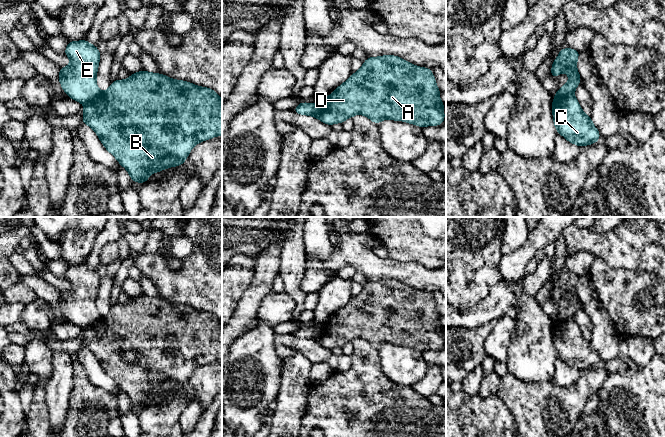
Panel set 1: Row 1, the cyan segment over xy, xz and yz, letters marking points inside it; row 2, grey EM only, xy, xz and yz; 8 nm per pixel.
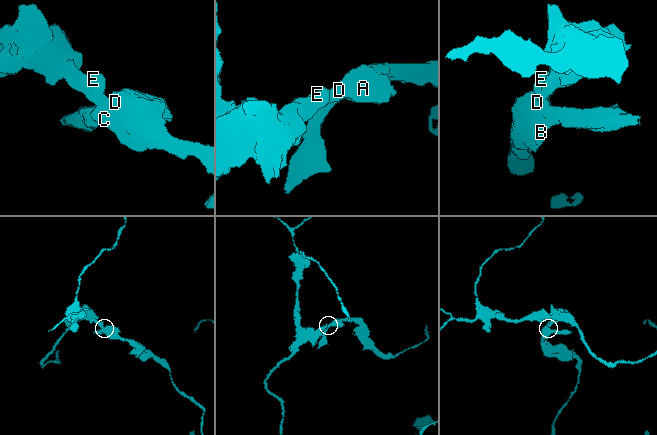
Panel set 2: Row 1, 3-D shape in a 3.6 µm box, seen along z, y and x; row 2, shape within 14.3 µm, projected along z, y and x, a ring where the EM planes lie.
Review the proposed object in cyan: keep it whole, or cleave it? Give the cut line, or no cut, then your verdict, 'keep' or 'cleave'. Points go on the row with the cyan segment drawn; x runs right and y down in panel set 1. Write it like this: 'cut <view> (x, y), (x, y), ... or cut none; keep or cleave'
cut yz (572, 93), (568, 95), (555, 95); cleave

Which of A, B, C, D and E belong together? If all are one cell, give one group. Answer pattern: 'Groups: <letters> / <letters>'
Groups: A B C D / E

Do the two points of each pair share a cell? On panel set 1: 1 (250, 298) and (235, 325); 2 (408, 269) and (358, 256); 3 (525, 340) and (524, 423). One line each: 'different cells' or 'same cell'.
1: same cell
2: same cell
3: different cells

